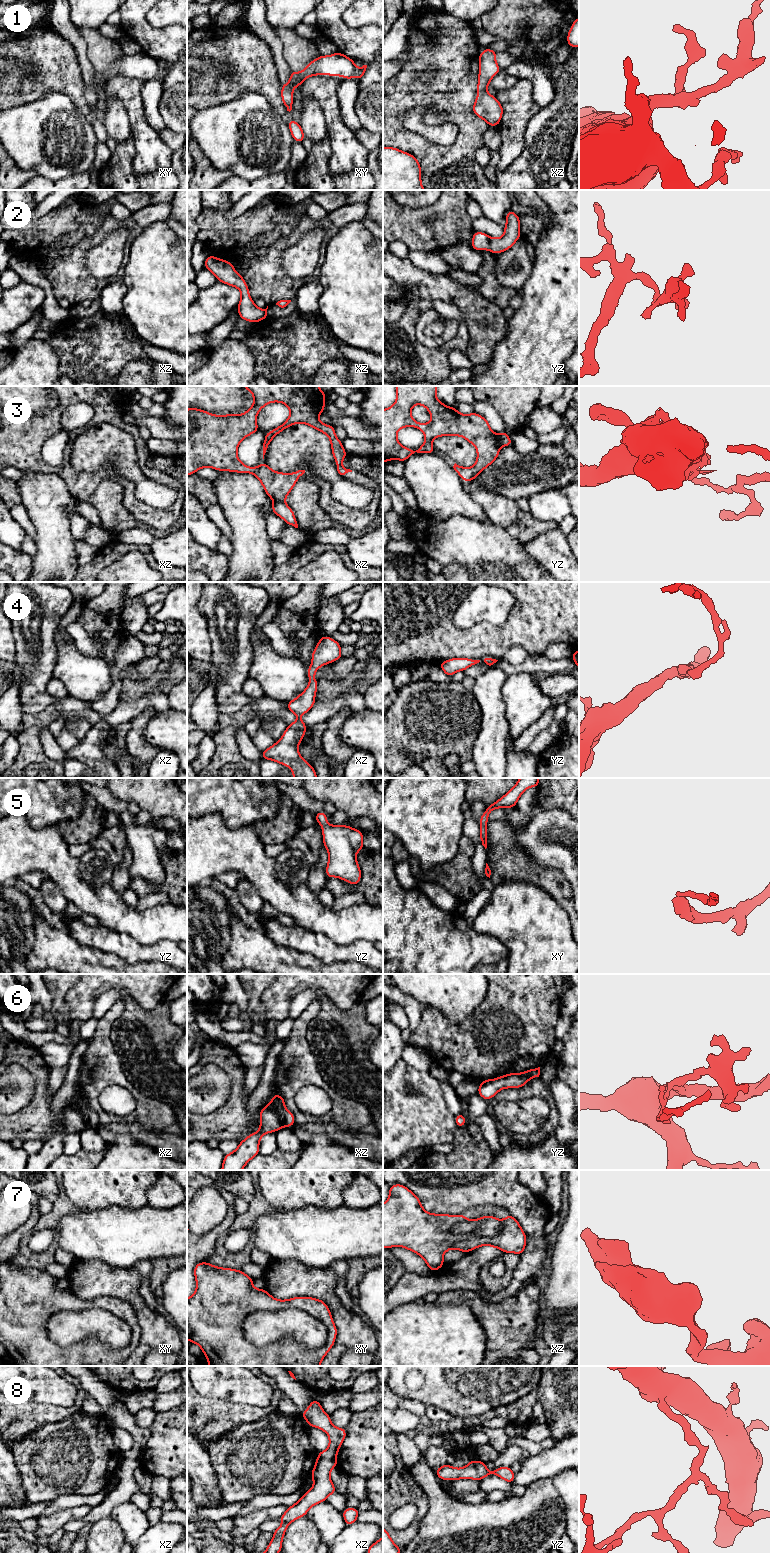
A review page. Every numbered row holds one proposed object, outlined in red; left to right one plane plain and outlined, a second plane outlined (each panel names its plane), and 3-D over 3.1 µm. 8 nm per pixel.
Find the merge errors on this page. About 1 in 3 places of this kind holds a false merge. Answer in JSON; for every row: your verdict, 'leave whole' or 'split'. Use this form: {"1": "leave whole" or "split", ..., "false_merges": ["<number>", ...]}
{"1": "leave whole", "2": "leave whole", "3": "split", "4": "leave whole", "5": "leave whole", "6": "split", "7": "split", "8": "leave whole", "false_merges": ["3", "6", "7"]}

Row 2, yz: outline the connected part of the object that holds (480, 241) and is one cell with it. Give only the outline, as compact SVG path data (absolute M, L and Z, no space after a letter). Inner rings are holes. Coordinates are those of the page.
M511 210L506 213L506 226L501 238L491 238L483 232L474 232L471 245L474 250L490 250L496 255L510 249L520 238L520 219Z

